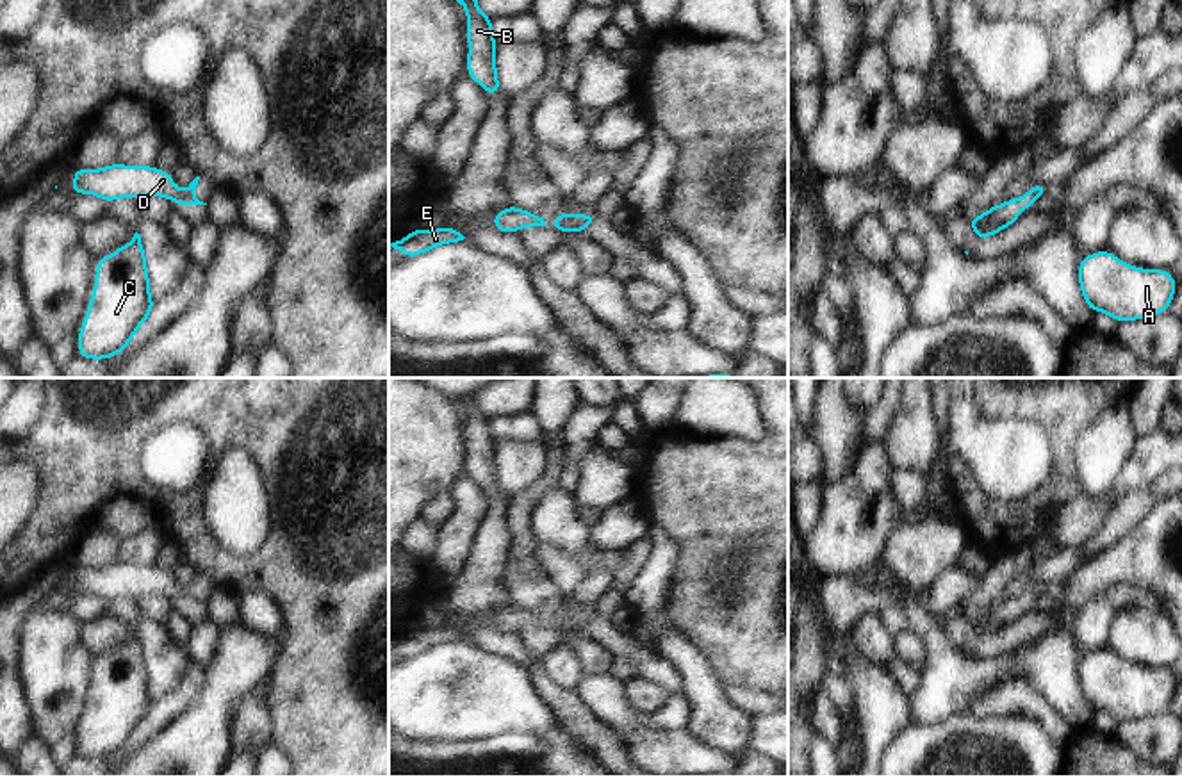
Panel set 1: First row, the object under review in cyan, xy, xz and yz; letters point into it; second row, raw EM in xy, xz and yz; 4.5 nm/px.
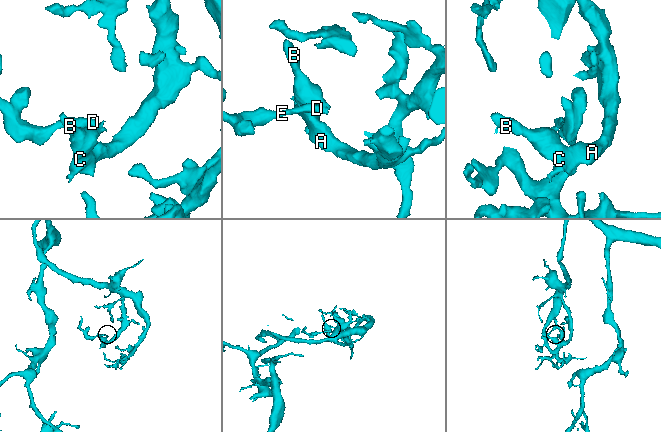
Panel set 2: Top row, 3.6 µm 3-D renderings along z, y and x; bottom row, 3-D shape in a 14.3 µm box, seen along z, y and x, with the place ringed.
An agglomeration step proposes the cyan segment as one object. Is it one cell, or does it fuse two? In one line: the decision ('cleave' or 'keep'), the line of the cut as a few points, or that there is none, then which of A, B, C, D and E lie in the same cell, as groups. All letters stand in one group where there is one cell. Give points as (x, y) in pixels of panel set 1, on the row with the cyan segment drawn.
cleave | xy (172, 198), (188, 195), (196, 200) | A B C / D E

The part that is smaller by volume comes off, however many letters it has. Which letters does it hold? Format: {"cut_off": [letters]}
{"cut_off": ["D", "E"]}

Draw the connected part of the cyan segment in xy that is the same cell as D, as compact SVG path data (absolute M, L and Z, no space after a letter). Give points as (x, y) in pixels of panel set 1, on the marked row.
M116 162L96 169L75 168L70 187L75 194L93 194L107 203L123 198L146 198L150 194L173 201L178 194L187 194L189 198L198 200L198 180L200 176L182 191L175 185L169 171L155 166L127 166Z

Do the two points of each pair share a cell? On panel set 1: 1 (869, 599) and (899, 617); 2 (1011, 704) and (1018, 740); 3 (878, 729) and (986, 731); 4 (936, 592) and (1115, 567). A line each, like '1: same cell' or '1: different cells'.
1: different cells
2: different cells
3: different cells
4: different cells

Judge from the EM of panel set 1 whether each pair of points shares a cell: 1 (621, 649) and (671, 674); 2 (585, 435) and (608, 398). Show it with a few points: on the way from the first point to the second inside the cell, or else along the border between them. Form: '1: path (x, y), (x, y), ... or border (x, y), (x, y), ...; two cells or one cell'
1: path (633, 651), (658, 669); one cell
2: border (585, 403), (612, 408); two cells

